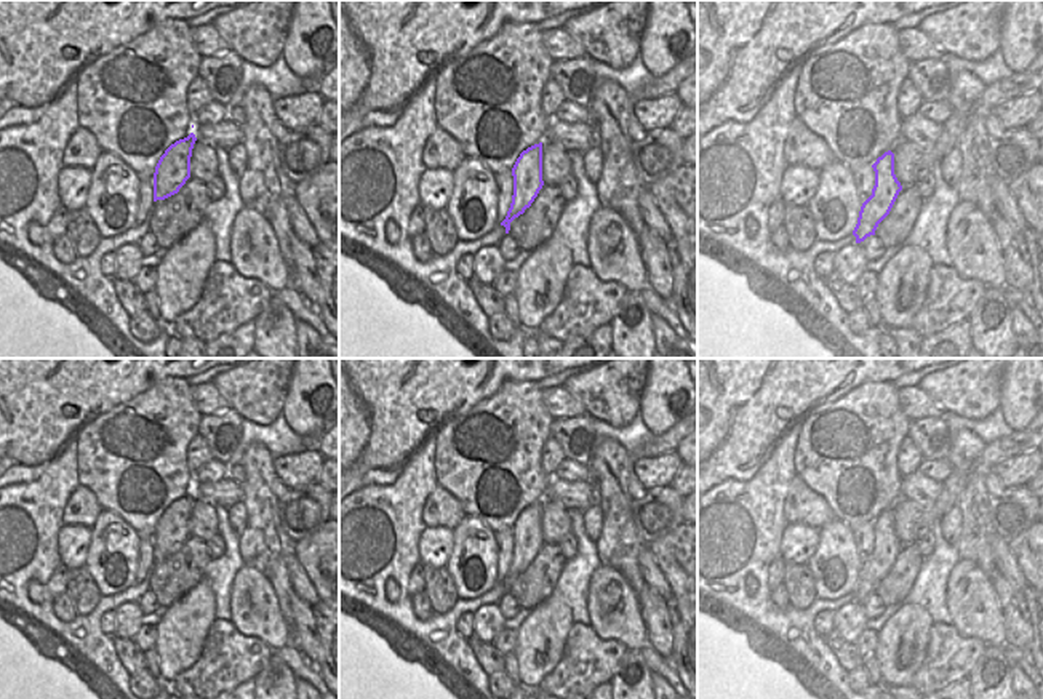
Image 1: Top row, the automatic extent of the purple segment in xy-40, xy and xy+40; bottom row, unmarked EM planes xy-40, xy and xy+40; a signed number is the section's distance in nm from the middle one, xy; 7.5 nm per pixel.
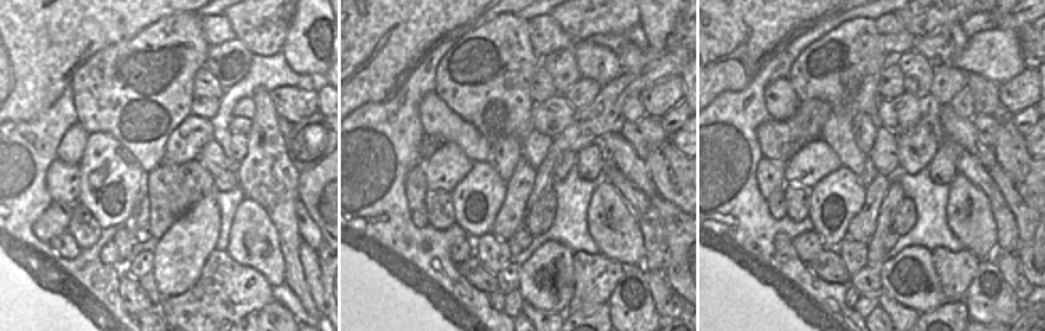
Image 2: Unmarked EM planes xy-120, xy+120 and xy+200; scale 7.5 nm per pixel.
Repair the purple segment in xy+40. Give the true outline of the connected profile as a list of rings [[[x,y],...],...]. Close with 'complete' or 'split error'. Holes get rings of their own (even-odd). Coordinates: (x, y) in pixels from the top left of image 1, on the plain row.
[[[891,509],[878,515],[872,526],[875,529],[875,544],[872,553],[861,565],[857,582],[853,589],[856,601],[875,593],[878,582],[889,573],[902,549],[894,533],[894,512]]] | complete

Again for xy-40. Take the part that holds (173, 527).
[[[190,491],[171,502],[160,515],[154,531],[154,560],[178,552],[190,536],[190,515],[195,499],[195,493]]] | complete

